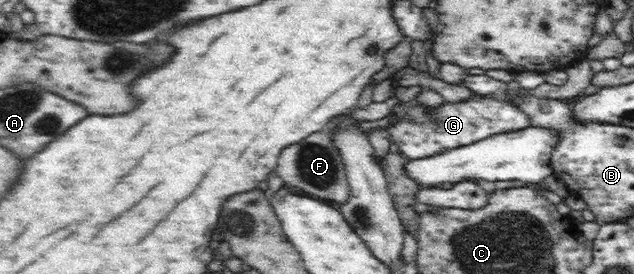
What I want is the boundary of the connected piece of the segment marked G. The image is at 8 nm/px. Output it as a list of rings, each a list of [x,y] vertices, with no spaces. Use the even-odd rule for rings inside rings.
[[[498,96],[445,102],[431,111],[425,110],[417,99],[413,99],[397,108],[397,116],[399,122],[391,132],[397,138],[401,154],[411,159],[433,157],[445,150],[484,141],[495,134],[513,133],[530,125],[530,117],[526,113],[508,99],[501,101]]]

